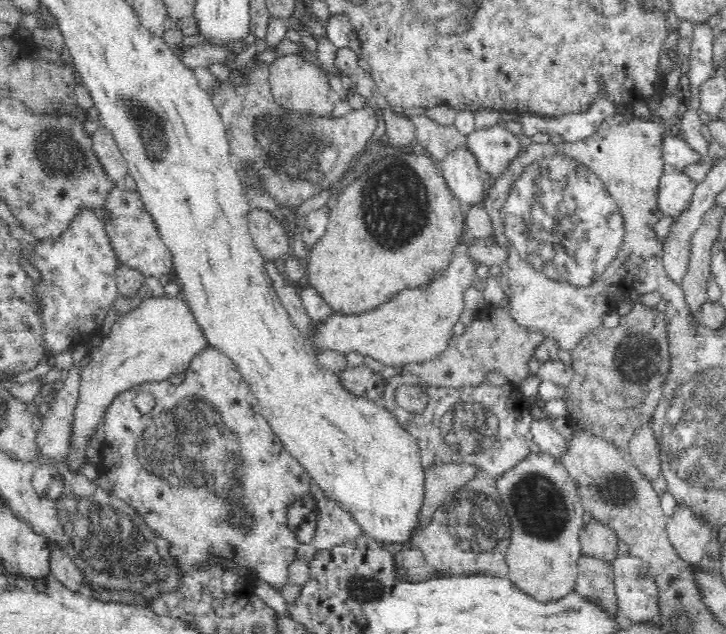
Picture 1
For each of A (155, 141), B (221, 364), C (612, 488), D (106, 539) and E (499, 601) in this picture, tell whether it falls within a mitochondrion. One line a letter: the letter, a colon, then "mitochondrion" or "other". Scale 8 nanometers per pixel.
A: mitochondrion
B: other
C: mitochondrion
D: mitochondrion
E: other

